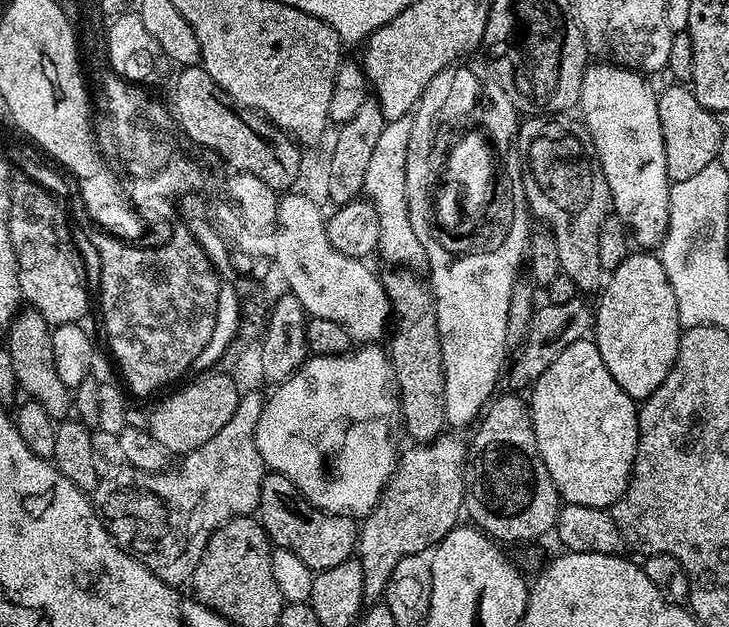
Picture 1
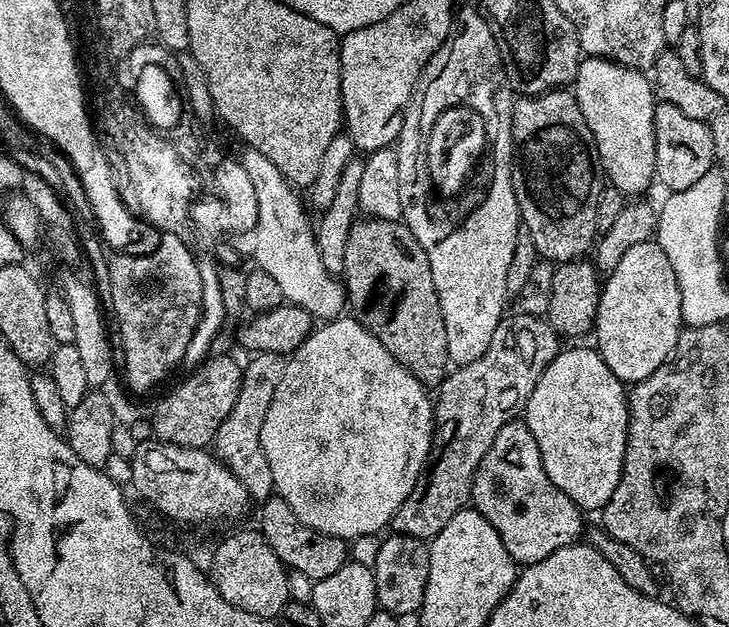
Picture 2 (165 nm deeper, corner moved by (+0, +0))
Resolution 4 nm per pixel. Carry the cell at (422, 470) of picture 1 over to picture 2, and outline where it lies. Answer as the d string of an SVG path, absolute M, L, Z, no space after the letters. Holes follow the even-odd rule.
M514 312L498 322L498 330L486 346L486 354L449 371L434 396L434 431L428 463L406 502L398 506L391 527L397 533L417 536L425 542L437 536L471 501L474 474L490 450L490 442L504 424L517 419L528 405L542 370L562 351L562 337L543 317ZM561 343L561 344L560 344Z

